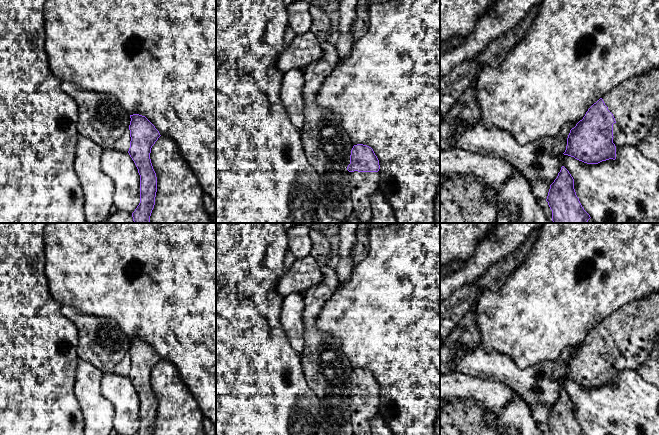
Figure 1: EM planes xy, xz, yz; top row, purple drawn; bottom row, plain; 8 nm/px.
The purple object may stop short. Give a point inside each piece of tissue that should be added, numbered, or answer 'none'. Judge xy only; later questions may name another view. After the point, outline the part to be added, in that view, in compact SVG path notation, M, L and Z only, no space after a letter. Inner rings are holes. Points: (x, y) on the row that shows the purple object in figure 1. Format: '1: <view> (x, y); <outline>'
none

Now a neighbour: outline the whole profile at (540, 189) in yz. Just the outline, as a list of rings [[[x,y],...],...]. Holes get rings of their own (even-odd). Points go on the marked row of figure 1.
[[[530,181],[530,185],[534,195],[541,201],[544,202],[547,199],[548,192],[550,189],[550,182],[549,181]]]

